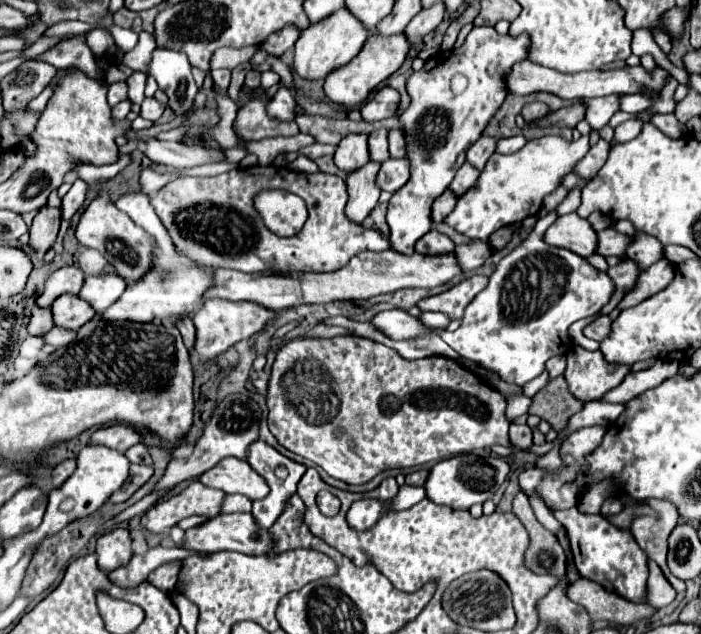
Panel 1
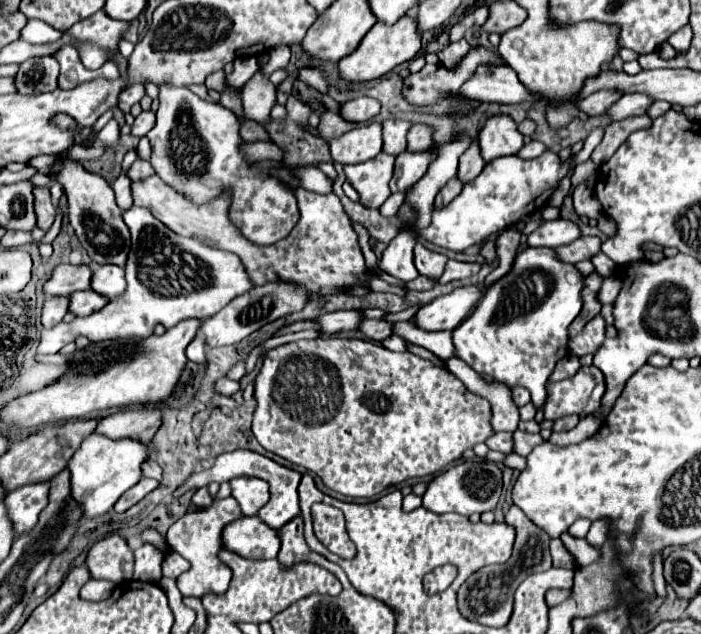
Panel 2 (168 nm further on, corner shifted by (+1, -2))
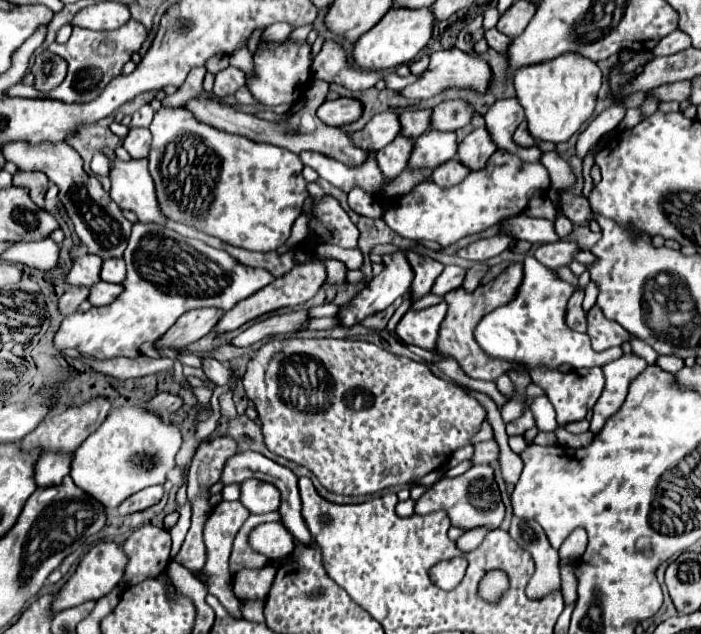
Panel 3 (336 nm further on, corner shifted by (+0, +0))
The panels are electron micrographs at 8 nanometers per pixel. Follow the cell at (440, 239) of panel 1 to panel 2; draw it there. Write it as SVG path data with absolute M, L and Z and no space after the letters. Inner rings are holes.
M421 243L415 245L415 267L417 267L419 275L437 281L445 271L445 263L447 263L445 255L433 253L433 251L425 249Z

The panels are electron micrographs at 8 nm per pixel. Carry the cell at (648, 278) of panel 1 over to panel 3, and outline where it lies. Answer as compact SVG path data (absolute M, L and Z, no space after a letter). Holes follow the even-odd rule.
M630 334L633 352L644 358L649 365L655 364L658 358L658 353L646 342L637 339L634 335Z

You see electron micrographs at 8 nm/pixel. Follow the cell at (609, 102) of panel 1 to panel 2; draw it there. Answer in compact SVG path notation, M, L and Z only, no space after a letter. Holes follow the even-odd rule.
M627 93L607 113L611 115L613 121L619 121L619 119L625 119L625 117L647 113L647 109L651 107L651 103L653 101L645 93Z

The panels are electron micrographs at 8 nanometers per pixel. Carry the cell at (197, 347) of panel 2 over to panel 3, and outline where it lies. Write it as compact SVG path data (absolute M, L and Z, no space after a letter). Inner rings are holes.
M204 357L202 359L202 371L216 385L224 385L224 383L228 383L232 379L232 371L228 369L228 365L224 365L222 361L212 359L212 357Z

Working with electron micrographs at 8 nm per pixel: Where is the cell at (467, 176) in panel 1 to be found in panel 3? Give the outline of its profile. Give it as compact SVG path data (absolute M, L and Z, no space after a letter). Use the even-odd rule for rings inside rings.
M486 127L474 129L460 145L458 145L458 161L466 165L470 171L478 171L486 165L490 155L496 151L496 145L492 143Z

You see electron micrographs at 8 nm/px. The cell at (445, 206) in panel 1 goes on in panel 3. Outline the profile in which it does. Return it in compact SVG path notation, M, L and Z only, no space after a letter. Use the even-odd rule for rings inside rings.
M450 159L450 161L446 161L444 165L440 165L438 169L432 171L432 181L438 187L448 189L448 187L454 187L454 185L462 183L468 173L470 171L466 167L462 167L462 163L458 159Z

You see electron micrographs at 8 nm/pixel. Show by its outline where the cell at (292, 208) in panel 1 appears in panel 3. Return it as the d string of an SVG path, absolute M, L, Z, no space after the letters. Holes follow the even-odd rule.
M184 105L162 107L154 115L150 131L150 175L154 177L158 201L166 217L174 221L186 221L198 229L206 229L206 233L250 251L274 251L286 243L292 223L302 213L302 203L308 197L306 181L302 177L304 165L296 153L216 129L196 119L194 113Z

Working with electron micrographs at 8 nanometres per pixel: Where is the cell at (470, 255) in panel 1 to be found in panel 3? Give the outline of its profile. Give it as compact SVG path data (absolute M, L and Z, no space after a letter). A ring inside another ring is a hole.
M448 265L448 267L442 271L442 275L436 279L436 283L434 283L434 287L432 287L432 293L436 293L436 295L446 295L448 291L458 289L458 287L462 285L464 277L466 277L466 269L456 267L456 265Z

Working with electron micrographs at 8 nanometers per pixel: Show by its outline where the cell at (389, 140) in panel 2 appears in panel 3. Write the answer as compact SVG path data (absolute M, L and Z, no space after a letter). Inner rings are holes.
M430 109L426 111L404 111L400 113L400 135L416 139L430 127Z

